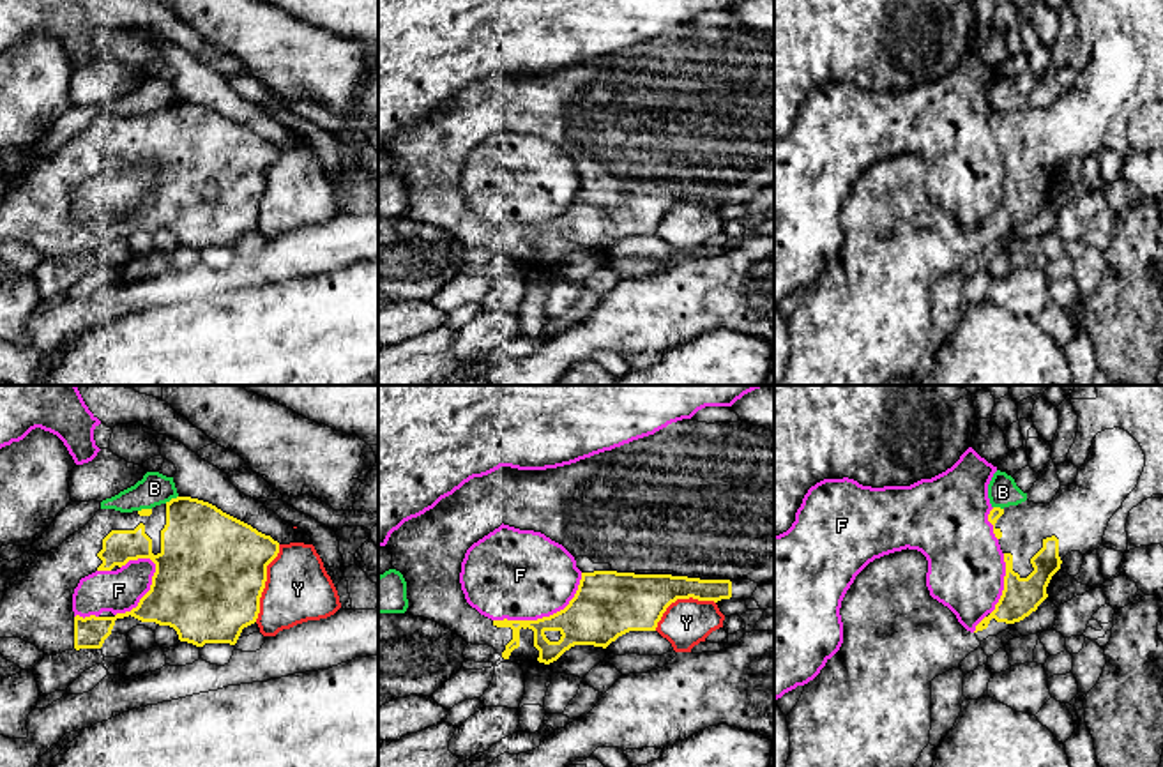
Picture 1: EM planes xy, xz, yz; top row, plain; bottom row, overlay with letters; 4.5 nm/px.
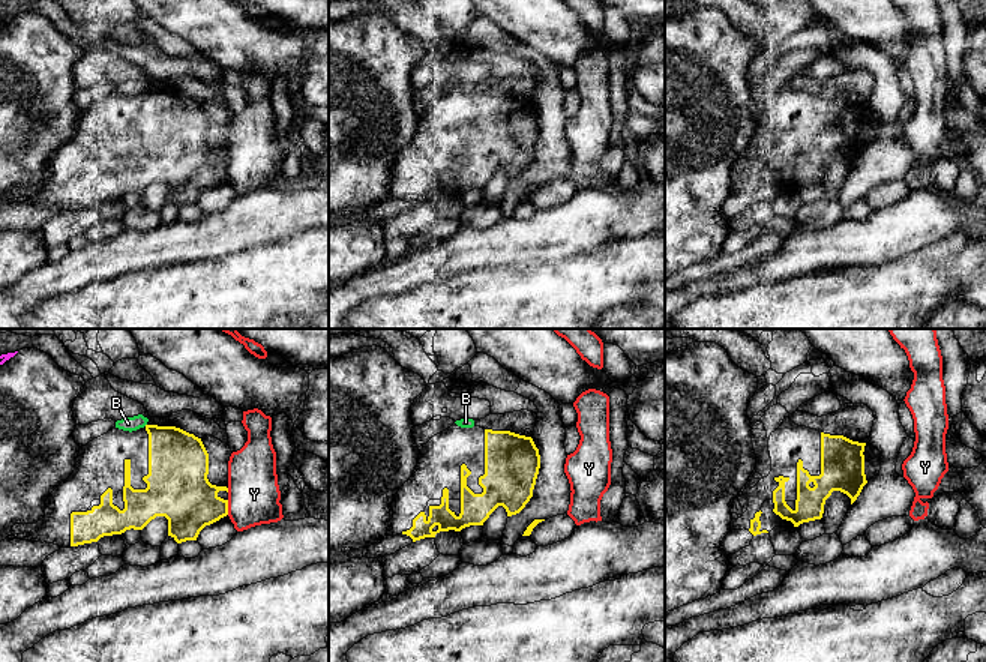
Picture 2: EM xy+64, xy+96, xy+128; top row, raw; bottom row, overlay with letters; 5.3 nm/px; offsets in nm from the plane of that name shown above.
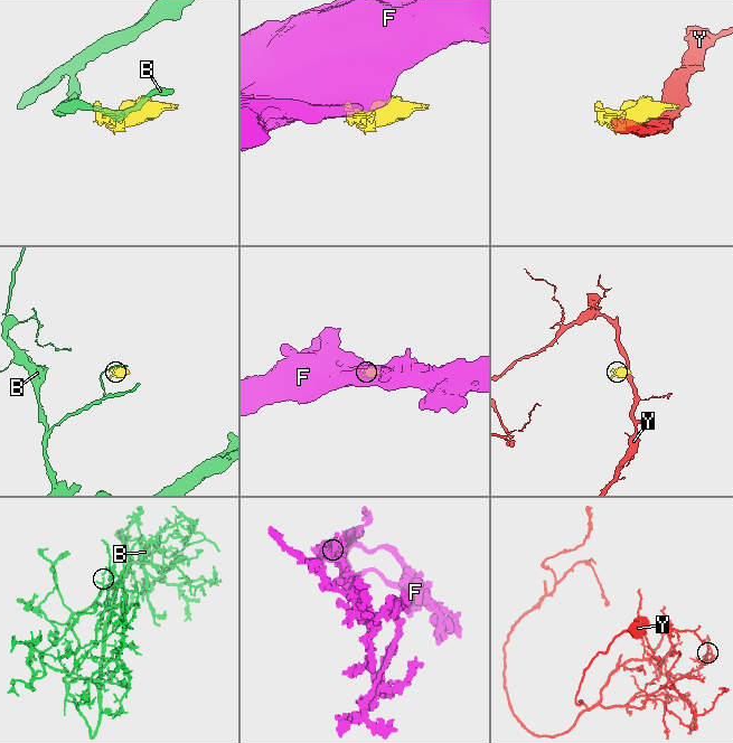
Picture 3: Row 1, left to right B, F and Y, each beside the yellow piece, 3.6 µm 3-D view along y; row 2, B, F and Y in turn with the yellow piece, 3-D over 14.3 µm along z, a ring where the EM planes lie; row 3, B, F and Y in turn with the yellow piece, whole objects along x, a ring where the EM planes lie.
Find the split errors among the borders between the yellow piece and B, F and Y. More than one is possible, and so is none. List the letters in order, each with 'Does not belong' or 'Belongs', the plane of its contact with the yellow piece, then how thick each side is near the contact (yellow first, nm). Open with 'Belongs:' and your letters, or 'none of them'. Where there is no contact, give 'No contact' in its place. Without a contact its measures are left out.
Belongs: none of them
B: Does not belong. Touches yellow in xy. Thickness 360 nm (yellow) against 150 nm
F: Does not belong. Touches yellow in xz. Thickness 280 nm (yellow) against 420 nm
Y: Does not belong. Touches yellow in xy. Thickness 500 nm (yellow) against 300 nm

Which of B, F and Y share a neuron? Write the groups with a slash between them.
B / F / Y

